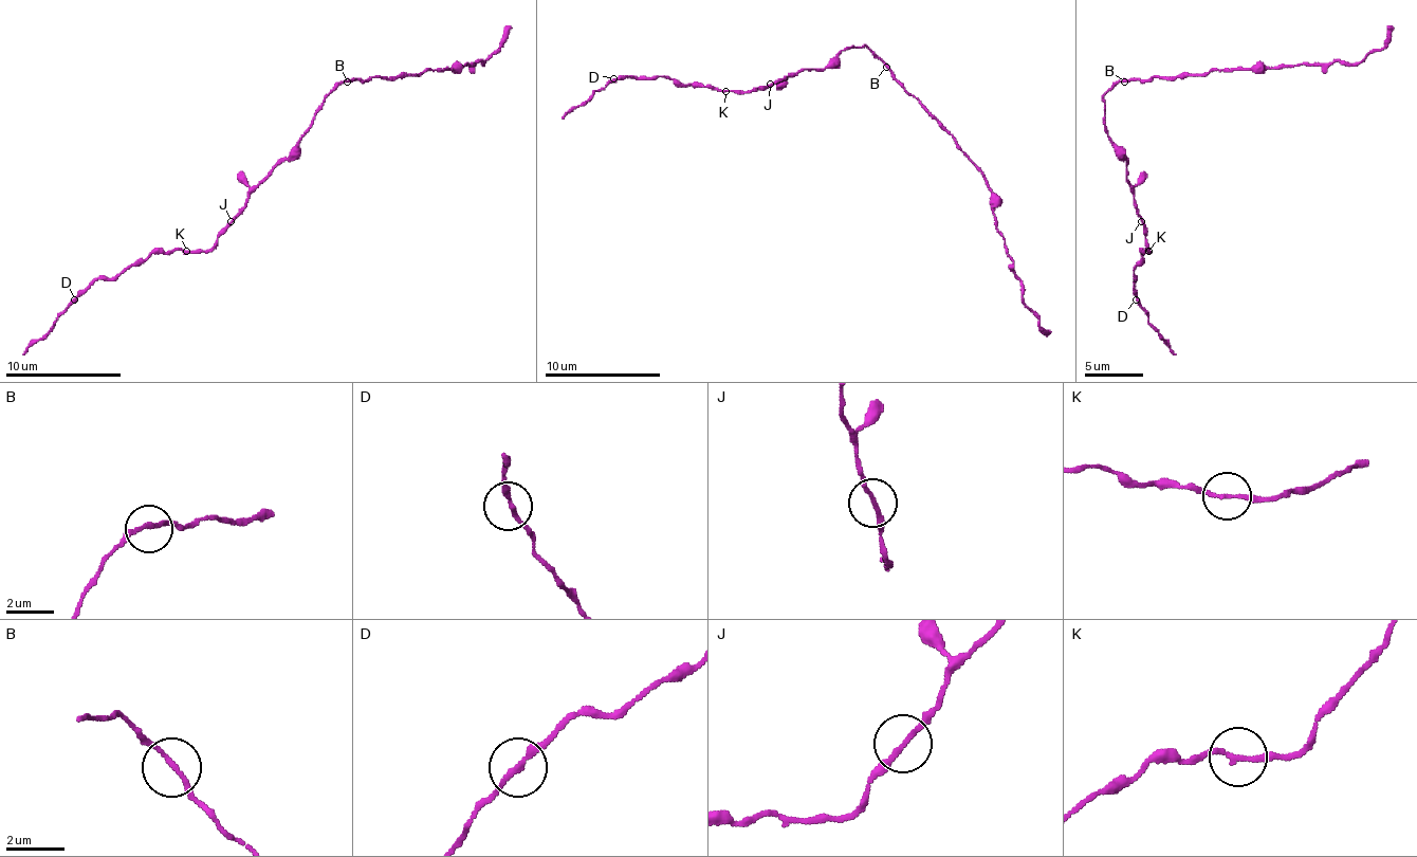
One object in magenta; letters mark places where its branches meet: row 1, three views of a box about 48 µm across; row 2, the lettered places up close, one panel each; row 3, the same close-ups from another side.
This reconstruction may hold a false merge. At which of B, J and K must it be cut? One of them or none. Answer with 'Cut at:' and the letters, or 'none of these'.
Cut at: none of these

